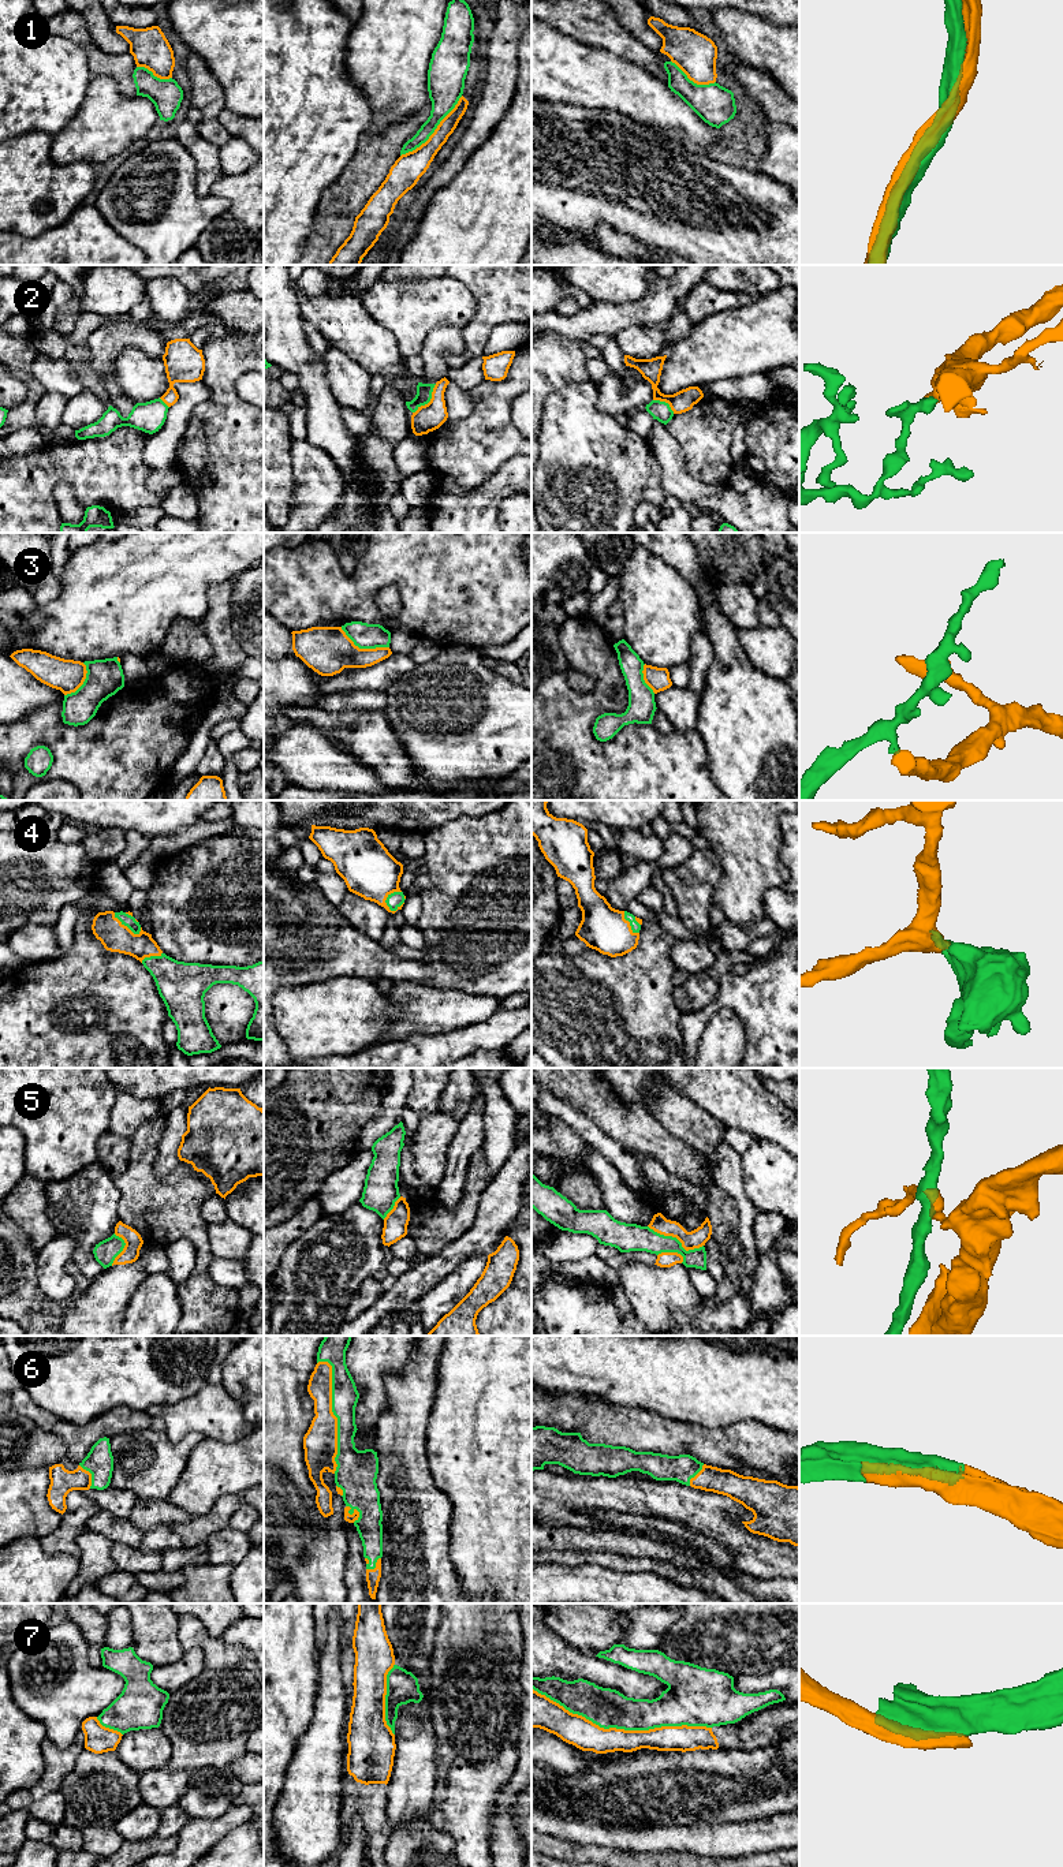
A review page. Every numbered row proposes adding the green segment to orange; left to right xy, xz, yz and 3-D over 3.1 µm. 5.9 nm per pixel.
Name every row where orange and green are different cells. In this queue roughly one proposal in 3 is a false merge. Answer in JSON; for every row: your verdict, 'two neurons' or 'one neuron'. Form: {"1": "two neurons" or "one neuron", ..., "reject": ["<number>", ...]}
{"1": "two neurons", "2": "two neurons", "3": "two neurons", "4": "one neuron", "5": "two neurons", "6": "one neuron", "7": "two neurons", "reject": ["1", "2", "3", "5", "7"]}

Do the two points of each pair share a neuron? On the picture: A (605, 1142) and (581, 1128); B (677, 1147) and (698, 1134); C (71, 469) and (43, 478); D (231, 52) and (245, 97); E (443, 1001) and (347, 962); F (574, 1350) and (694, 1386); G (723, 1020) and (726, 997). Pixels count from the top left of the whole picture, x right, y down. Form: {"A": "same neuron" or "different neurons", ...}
{"A": "same neuron", "B": "different neurons", "C": "same neuron", "D": "same neuron", "E": "different neurons", "F": "same neuron", "G": "different neurons"}

